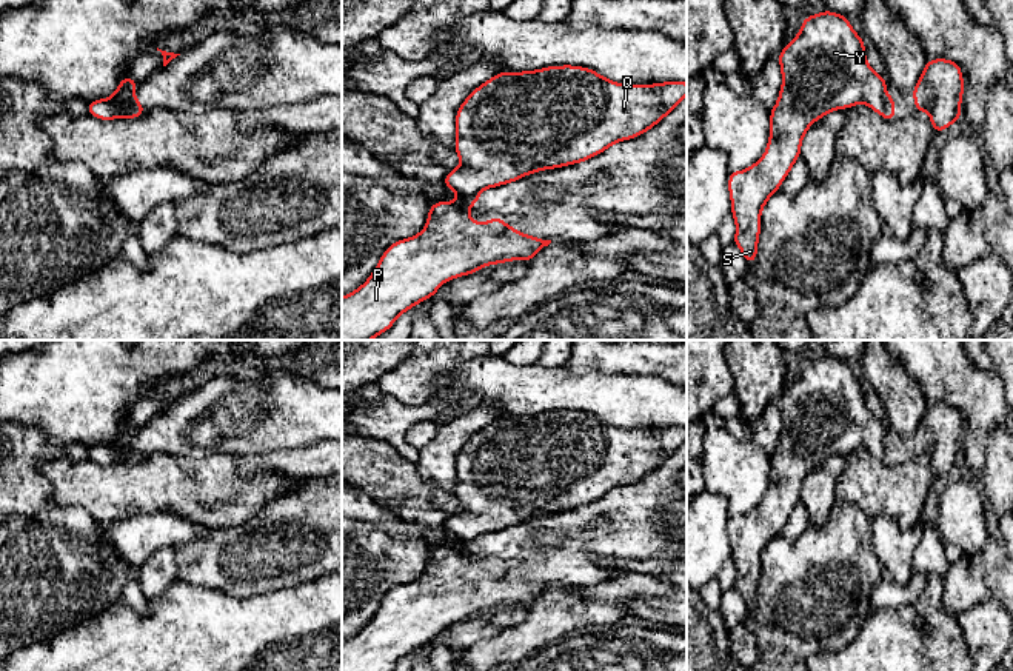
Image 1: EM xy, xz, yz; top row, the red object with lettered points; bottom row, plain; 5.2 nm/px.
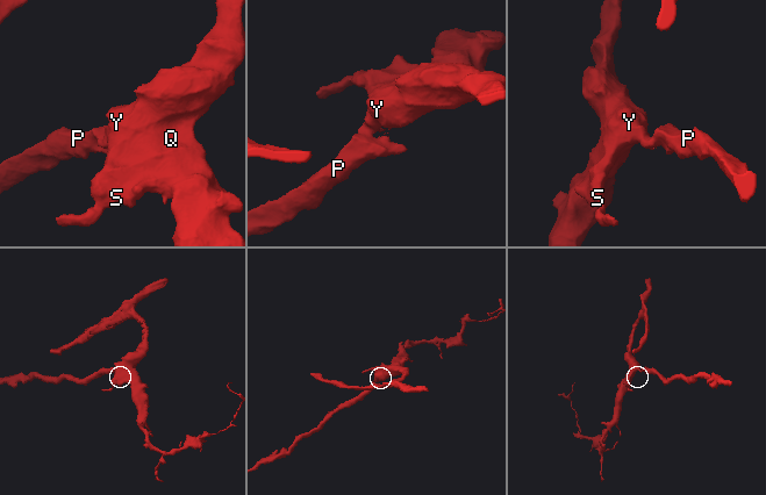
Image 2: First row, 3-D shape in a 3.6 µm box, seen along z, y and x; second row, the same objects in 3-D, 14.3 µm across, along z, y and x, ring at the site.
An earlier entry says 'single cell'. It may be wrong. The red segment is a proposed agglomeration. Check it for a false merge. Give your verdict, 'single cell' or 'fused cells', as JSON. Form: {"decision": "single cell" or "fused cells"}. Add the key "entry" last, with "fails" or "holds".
{"decision": "fused cells", "entry": "fails"}

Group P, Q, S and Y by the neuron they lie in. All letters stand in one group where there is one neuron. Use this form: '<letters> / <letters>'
P / Q S Y

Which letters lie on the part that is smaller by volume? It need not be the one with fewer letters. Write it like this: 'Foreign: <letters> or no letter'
Foreign: P

